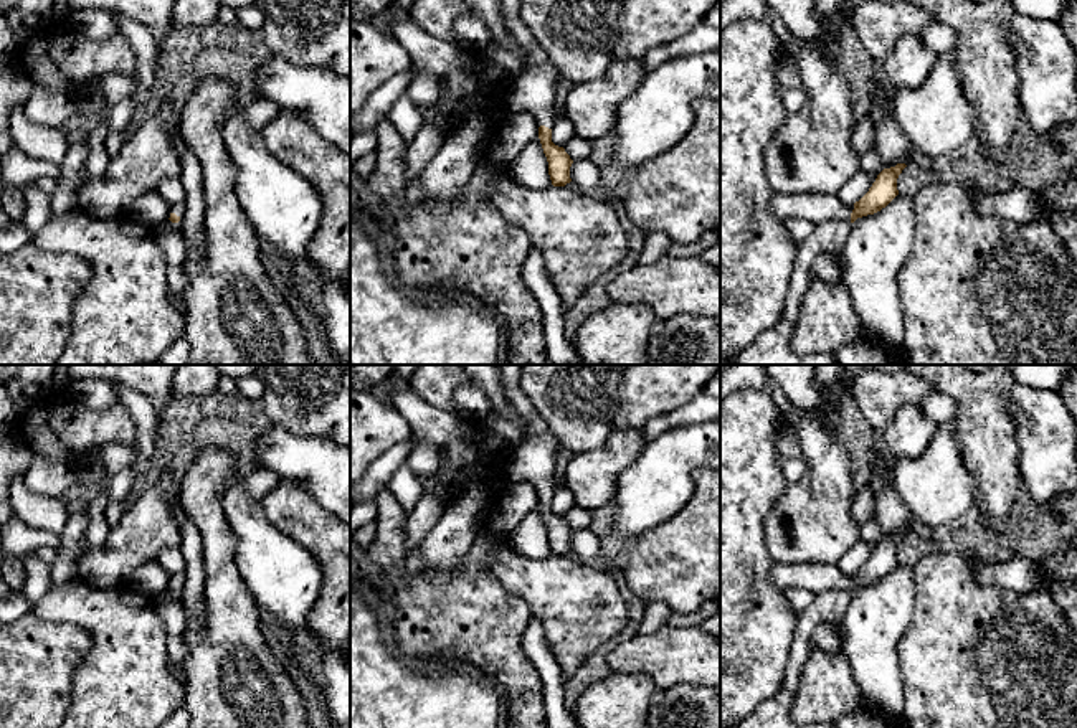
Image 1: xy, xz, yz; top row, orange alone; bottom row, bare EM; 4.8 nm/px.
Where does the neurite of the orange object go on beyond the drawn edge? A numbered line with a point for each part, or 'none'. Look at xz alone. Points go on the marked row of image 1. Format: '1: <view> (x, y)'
1: xz (534, 91)

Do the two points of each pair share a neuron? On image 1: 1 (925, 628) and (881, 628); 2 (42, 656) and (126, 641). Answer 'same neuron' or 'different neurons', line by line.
1: different neurons
2: different neurons

